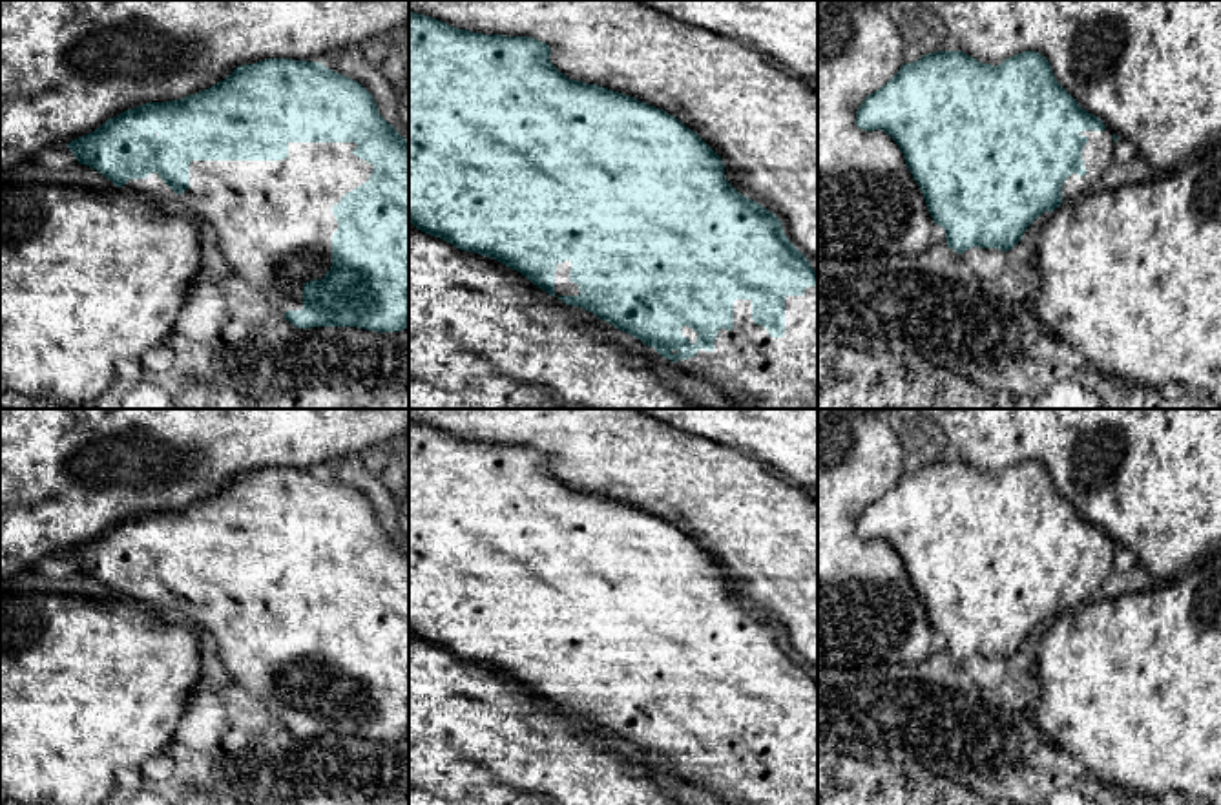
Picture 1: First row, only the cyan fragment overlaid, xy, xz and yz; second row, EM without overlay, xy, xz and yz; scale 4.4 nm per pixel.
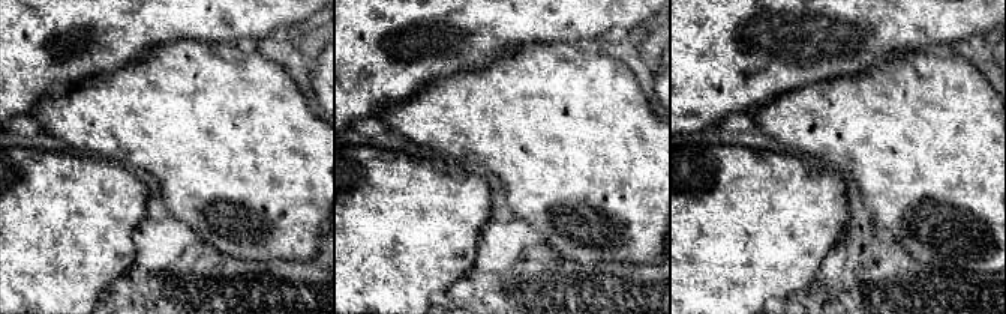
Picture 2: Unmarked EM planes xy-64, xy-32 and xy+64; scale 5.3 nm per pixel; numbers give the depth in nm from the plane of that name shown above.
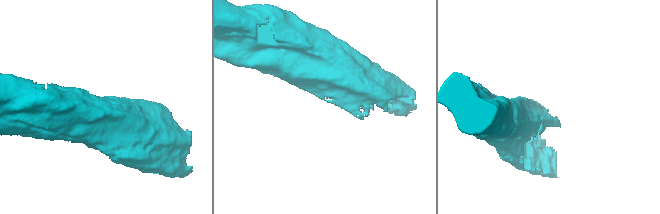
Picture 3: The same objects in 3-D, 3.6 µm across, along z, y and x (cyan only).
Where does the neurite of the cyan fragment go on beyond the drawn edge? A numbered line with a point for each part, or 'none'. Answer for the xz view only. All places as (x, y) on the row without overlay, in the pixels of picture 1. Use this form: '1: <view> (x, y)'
1: xz (747, 769)

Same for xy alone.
1: xy (272, 628)

